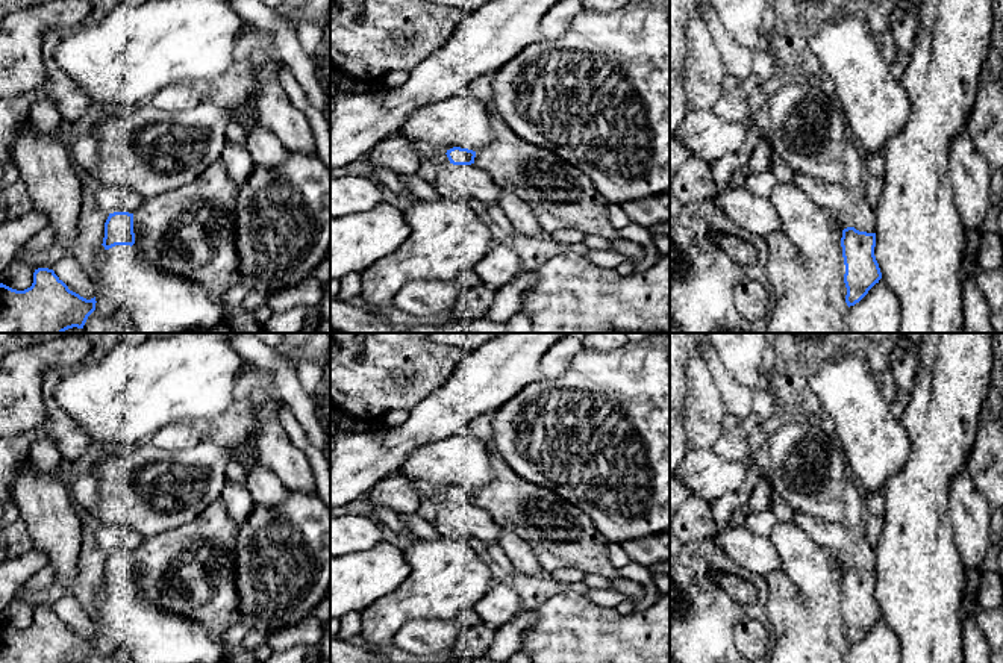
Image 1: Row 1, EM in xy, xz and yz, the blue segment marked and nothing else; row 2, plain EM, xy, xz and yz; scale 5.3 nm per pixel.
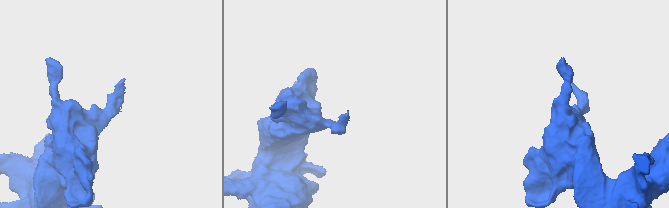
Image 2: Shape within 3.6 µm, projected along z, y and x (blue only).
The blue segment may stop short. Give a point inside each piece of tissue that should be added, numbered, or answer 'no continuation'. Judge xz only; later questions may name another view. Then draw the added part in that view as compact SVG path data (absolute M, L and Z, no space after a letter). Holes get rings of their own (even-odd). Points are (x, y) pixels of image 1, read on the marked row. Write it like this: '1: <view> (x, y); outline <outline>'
1: xz (561, 196); outline M489 106L494 139L476 151L477 165L498 188L512 189L533 210L542 232L564 229L620 239L606 200L574 165L520 139Z

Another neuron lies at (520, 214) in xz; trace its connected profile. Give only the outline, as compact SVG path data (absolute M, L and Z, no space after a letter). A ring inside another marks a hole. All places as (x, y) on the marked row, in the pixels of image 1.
M500 188L498 204L505 210L514 229L523 233L526 238L535 238L542 233L532 207L512 189Z

